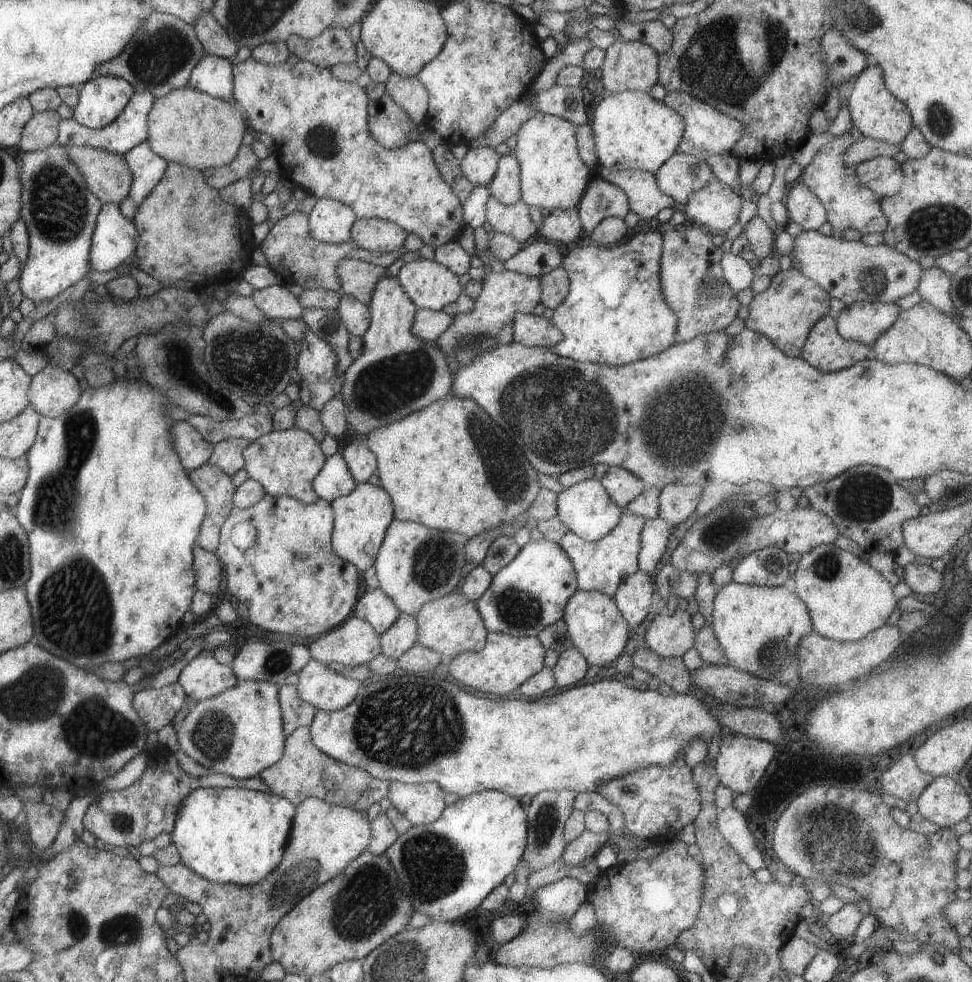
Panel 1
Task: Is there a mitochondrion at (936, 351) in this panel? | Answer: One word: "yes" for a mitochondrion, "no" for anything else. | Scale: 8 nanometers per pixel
no

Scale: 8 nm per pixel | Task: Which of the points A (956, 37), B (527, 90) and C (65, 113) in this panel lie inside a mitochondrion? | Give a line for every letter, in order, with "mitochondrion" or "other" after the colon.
A: other
B: other
C: other

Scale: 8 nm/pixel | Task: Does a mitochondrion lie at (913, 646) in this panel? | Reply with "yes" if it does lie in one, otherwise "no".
no

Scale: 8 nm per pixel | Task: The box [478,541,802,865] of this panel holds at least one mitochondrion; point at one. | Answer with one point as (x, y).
(518, 610)

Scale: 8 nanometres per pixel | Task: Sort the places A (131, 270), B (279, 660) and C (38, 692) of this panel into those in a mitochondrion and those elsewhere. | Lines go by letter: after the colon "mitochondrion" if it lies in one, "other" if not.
A: other
B: mitochondrion
C: mitochondrion

